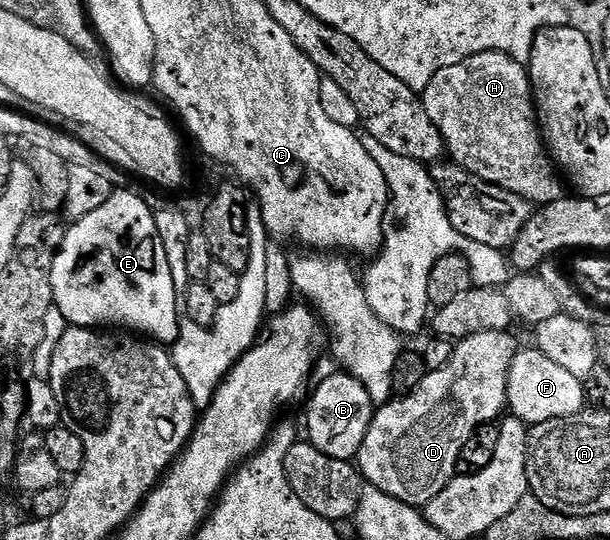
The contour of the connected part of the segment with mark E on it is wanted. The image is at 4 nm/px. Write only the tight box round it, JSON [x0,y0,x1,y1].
[51,187,181,343]

